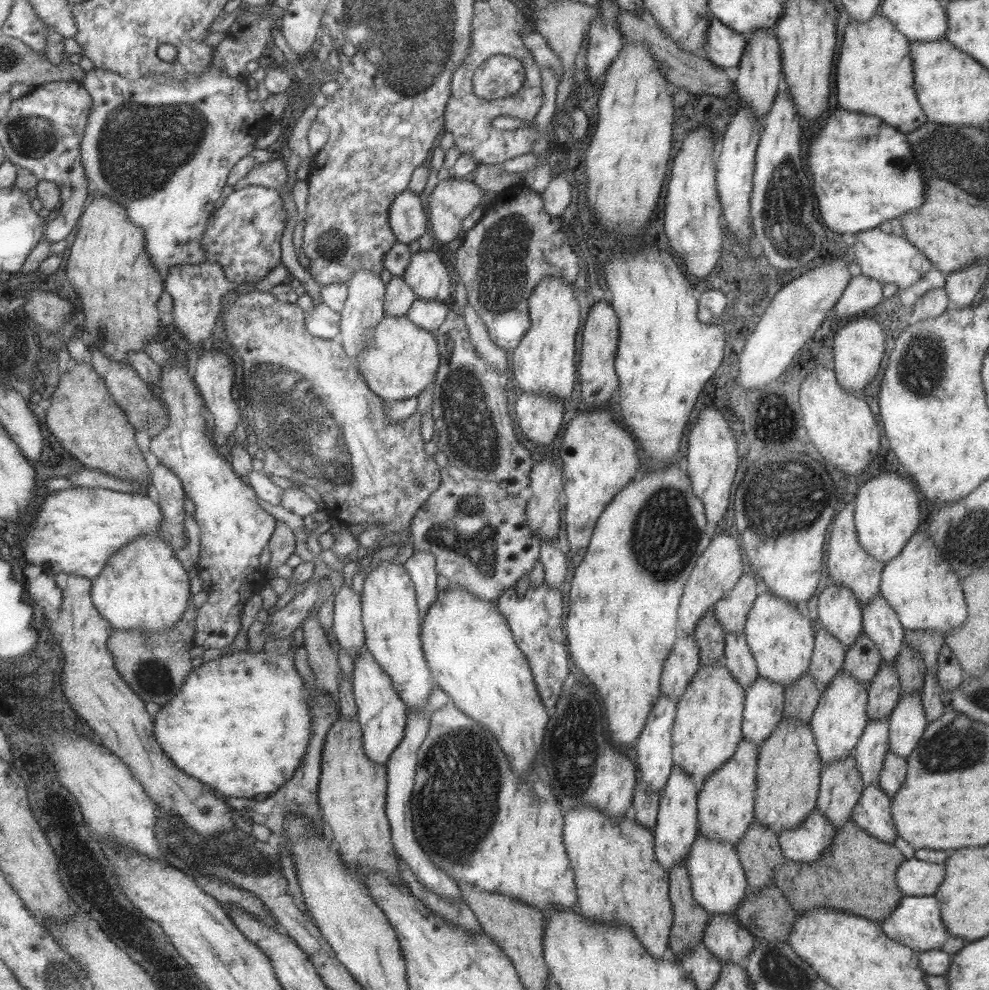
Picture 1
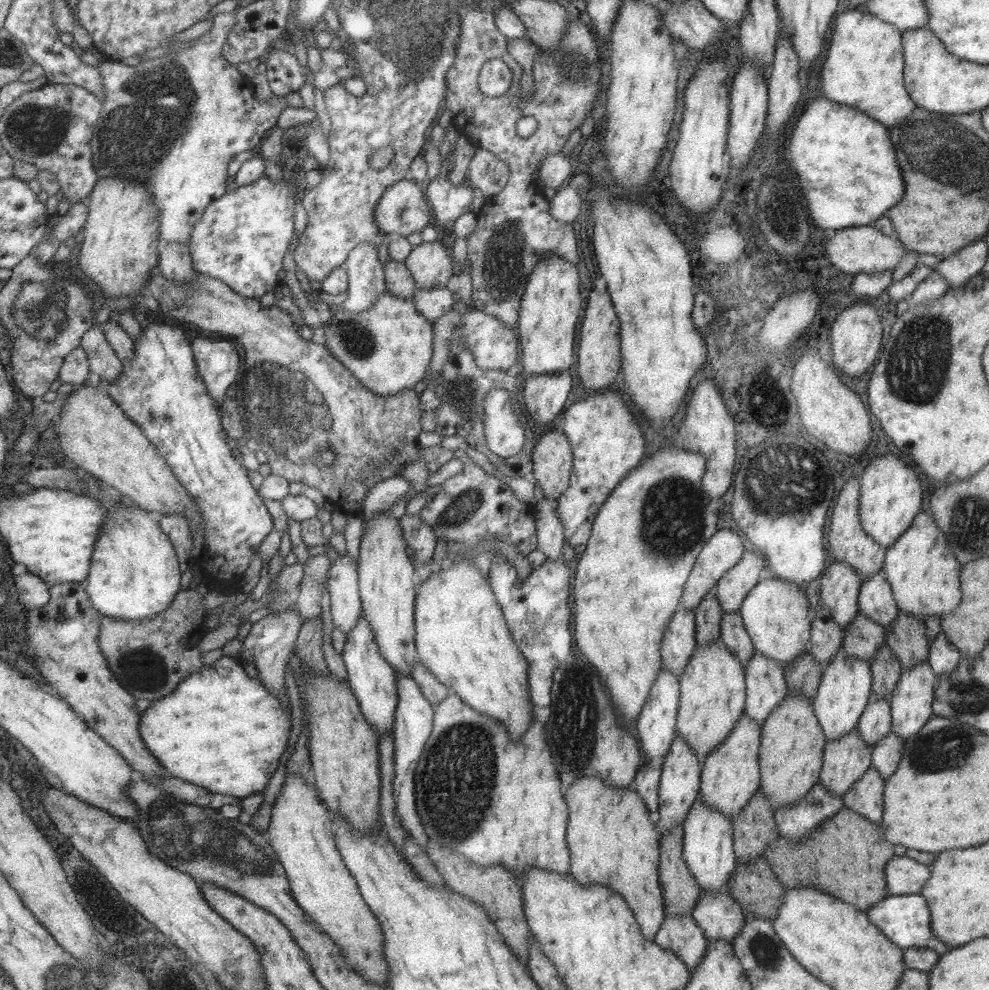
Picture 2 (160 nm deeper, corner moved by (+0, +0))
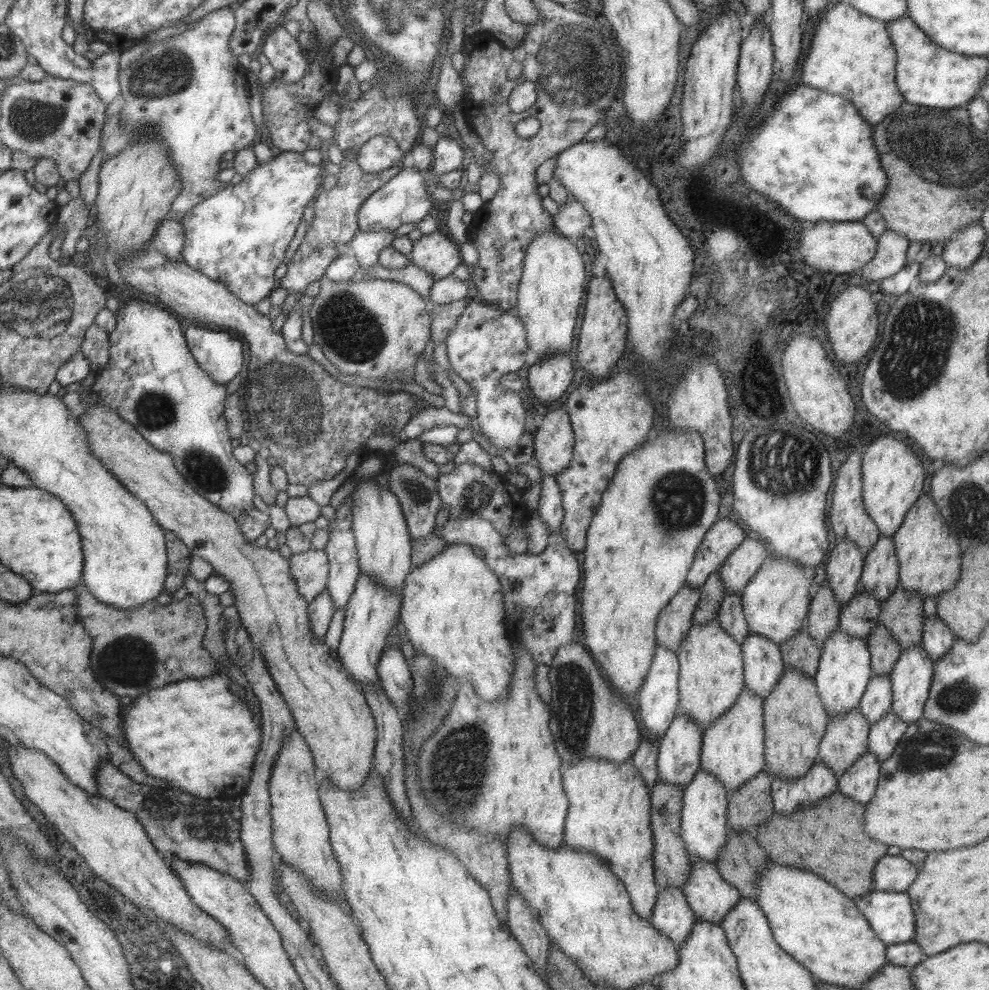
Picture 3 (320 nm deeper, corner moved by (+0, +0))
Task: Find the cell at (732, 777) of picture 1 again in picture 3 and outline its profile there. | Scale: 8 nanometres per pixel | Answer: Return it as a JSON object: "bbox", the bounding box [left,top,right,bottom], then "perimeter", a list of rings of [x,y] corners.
{"bbox":[700,686,765,795],"perimeter":[[[744,686],[740,690],[735,702],[733,702],[733,706],[720,717],[717,717],[716,721],[709,724],[709,726],[702,732],[700,768],[705,769],[707,773],[714,774],[714,776],[717,777],[717,780],[721,781],[722,785],[726,788],[727,795],[765,767],[762,714],[762,698],[753,694]]]}

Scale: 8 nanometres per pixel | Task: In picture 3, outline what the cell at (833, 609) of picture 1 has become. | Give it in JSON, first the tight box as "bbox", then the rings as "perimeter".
{"bbox":[825,540,864,606],"perimeter":[[[836,540],[835,546],[829,552],[825,581],[840,606],[861,588],[860,574],[863,564],[864,556],[853,541]]]}

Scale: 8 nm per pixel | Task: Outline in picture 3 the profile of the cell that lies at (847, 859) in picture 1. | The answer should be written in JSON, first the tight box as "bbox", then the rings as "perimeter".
{"bbox":[753,790,887,900],"perimeter":[[[837,790],[812,802],[810,805],[804,806],[801,811],[796,810],[788,815],[773,812],[769,819],[756,826],[753,836],[764,848],[769,860],[776,862],[777,865],[807,869],[823,880],[830,882],[847,898],[853,900],[857,896],[872,890],[873,867],[877,860],[885,855],[885,850],[887,850],[887,846],[883,846],[879,842],[873,842],[873,839],[862,831],[863,813],[863,805],[860,802],[846,797]]]}

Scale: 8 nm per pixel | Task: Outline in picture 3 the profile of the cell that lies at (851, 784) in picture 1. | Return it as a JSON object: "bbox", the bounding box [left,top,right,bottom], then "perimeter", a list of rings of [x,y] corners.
{"bbox":[817,707,870,778],"perimeter":[[[858,707],[852,708],[849,712],[842,715],[830,717],[826,724],[825,732],[819,741],[817,747],[817,756],[823,761],[833,772],[836,778],[852,765],[852,762],[865,751],[868,750],[868,730],[870,724],[866,718],[860,713]]]}

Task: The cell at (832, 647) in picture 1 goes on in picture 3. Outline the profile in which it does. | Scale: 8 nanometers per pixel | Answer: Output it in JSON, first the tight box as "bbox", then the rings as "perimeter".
{"bbox":[804,580,840,646],"perimeter":[[[824,580],[810,597],[804,625],[808,635],[819,642],[820,646],[825,637],[837,628],[839,613],[840,604],[835,600],[828,582]]]}

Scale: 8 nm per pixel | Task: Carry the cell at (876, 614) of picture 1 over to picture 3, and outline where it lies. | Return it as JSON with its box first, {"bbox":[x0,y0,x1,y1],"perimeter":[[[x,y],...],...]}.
{"bbox":[860,534,898,602],"perimeter":[[[879,534],[869,554],[864,556],[864,564],[860,574],[861,590],[872,594],[879,602],[884,601],[898,586],[898,566],[895,558],[892,536]]]}

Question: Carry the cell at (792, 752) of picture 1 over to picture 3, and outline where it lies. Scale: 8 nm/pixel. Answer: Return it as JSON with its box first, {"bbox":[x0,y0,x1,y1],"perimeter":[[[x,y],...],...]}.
{"bbox":[762,669,830,780],"perimeter":[[[785,669],[762,700],[764,761],[770,780],[803,776],[817,760],[817,747],[830,717],[823,710],[813,678],[799,669]]]}

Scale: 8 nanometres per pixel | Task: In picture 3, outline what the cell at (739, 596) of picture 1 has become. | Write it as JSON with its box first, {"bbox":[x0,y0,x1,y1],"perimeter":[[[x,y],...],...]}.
{"bbox":[718,537,767,593],"perimeter":[[[744,537],[718,569],[727,593],[739,593],[759,570],[767,551],[761,540]]]}

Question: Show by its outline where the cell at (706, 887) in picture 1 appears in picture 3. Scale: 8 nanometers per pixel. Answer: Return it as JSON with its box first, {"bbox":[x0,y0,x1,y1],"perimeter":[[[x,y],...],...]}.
{"bbox":[680,769,729,864],"perimeter":[[[697,769],[692,779],[684,786],[680,808],[680,837],[691,859],[711,861],[714,864],[729,832],[726,819],[727,803],[726,788],[714,774],[707,773],[705,769]]]}

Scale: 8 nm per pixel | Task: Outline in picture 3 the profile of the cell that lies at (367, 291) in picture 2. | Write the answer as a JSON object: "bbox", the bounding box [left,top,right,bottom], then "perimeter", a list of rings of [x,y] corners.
{"bbox":[349,230,394,266],"perimeter":[[[389,230],[358,231],[349,241],[349,248],[358,266],[373,266],[377,264],[378,252],[391,245],[394,237],[394,232]]]}

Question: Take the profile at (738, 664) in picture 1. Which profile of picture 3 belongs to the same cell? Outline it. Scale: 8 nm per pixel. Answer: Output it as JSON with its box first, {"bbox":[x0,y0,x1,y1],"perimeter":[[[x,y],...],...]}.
{"bbox":[716,593,749,644],"perimeter":[[[725,593],[716,612],[716,620],[725,632],[729,633],[739,644],[749,633],[739,593]]]}

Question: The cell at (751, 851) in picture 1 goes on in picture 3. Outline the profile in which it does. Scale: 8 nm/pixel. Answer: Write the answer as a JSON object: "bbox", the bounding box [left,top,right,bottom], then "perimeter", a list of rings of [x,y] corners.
{"bbox":[726,768,775,834],"perimeter":[[[763,768],[727,795],[726,819],[731,830],[753,834],[756,826],[775,812],[770,781],[770,776]]]}

